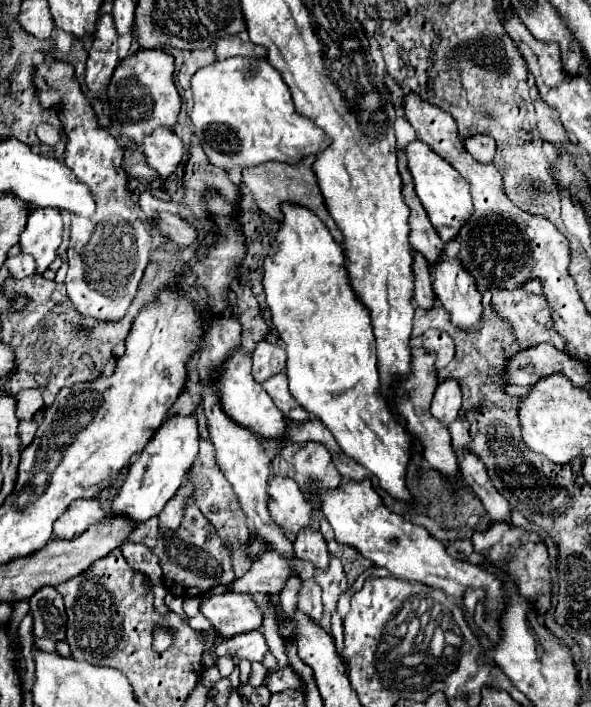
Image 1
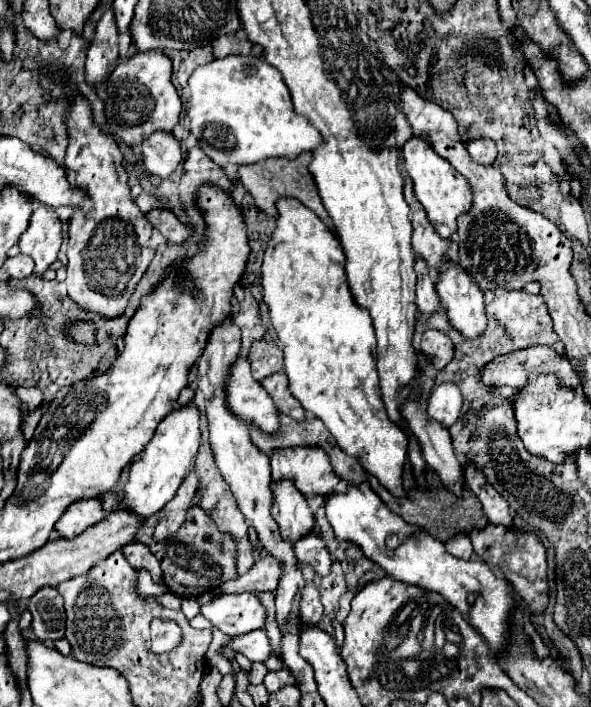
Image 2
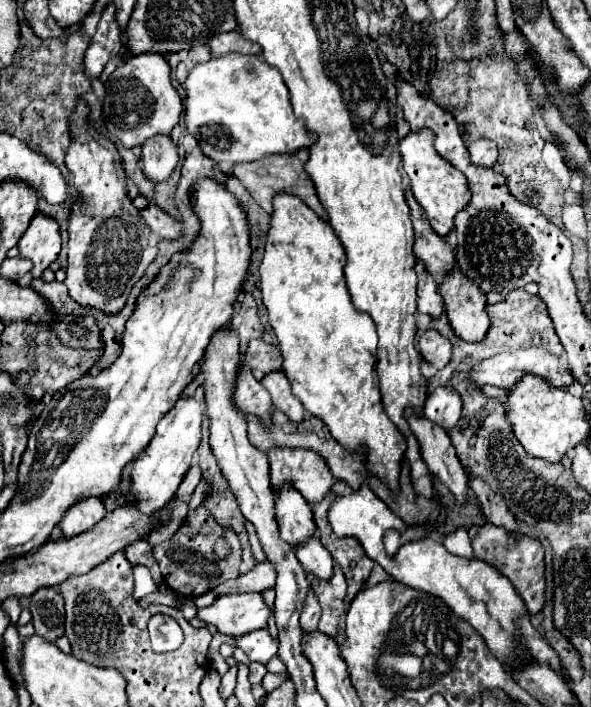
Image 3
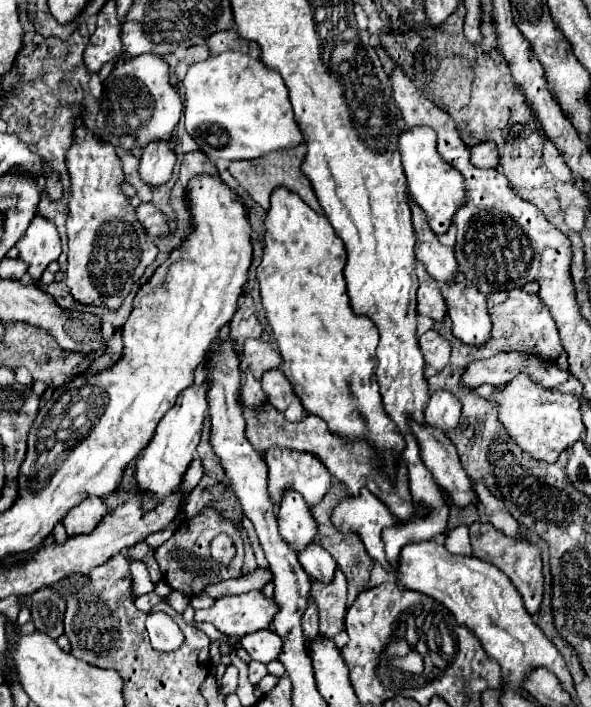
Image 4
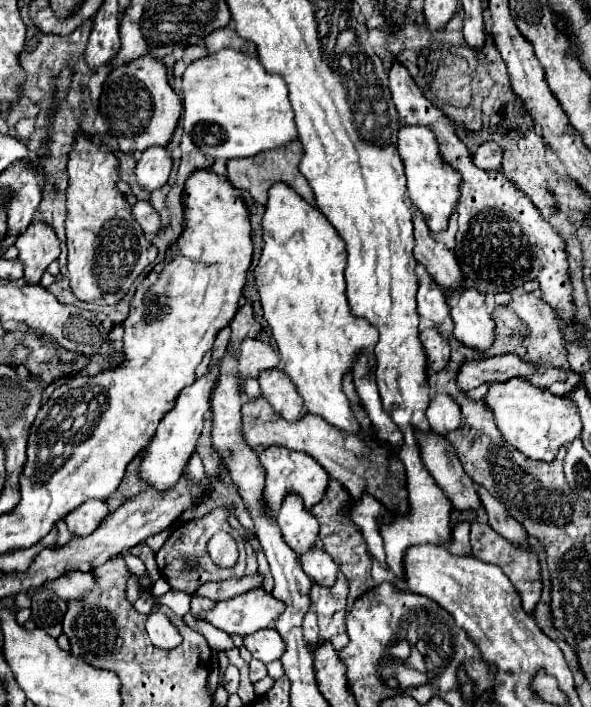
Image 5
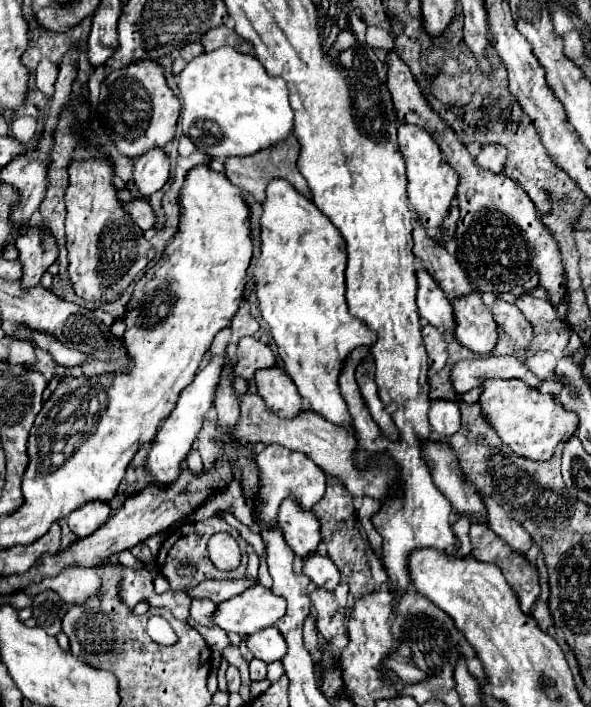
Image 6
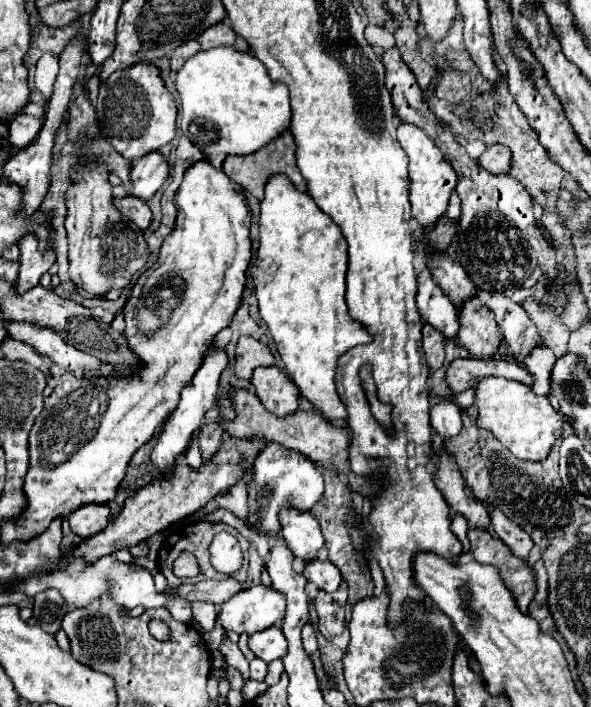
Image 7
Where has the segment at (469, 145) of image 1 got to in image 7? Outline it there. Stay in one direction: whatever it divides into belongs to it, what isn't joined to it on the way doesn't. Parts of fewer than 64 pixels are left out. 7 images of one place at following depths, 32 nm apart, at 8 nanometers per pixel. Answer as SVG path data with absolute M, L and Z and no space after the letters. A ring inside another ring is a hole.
M494 144L494 146L488 146L484 150L484 154L480 156L478 164L492 172L492 174L508 174L508 168L512 166L512 158L510 158L510 150L506 146L500 146L500 144Z

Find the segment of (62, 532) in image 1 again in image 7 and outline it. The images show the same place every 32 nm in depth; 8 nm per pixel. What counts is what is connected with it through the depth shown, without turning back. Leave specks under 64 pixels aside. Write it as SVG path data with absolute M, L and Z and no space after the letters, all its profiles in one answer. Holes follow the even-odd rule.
M84 504L68 516L70 528L82 538L90 538L110 524L110 508L106 504Z

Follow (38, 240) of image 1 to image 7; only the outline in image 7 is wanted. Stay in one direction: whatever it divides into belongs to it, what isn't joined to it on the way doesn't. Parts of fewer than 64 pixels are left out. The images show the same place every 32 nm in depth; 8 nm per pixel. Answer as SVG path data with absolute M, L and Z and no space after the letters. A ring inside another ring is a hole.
M24 236L20 240L20 252L22 252L20 254L20 272L14 282L16 294L24 294L26 290L34 288L38 284L40 276L50 270L50 266L54 264L54 256L56 256L54 250L40 254L36 236Z

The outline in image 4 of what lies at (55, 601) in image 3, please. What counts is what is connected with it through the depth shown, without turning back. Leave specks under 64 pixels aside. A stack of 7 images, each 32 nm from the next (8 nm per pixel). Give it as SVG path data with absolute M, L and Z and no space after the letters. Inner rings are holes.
M40 588L32 596L32 622L38 630L46 632L50 638L62 636L62 620L66 612L66 602L52 588Z

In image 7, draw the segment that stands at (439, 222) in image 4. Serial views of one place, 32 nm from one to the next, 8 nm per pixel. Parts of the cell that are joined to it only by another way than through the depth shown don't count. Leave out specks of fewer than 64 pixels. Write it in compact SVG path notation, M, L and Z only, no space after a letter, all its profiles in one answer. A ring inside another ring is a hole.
M398 124L396 128L398 134L398 142L404 148L404 152L408 154L408 170L410 170L410 202L412 202L412 218L420 224L420 226L432 226L448 208L448 200L450 194L456 186L456 172L454 168L444 160L444 154L440 152L440 148L416 126L412 124Z

